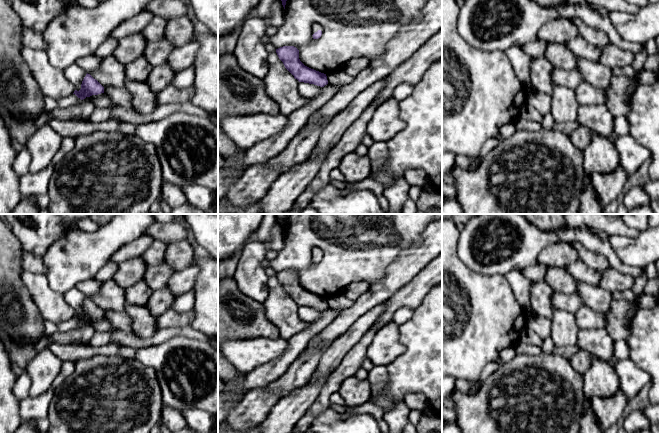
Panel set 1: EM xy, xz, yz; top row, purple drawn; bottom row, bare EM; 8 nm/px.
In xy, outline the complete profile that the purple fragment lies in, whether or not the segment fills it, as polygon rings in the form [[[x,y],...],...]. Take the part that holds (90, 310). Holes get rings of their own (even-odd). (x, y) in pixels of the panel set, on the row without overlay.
[[[87,297],[82,305],[81,313],[79,315],[75,314],[73,318],[83,324],[86,321],[98,319],[101,317],[104,317],[104,311],[90,298]]]

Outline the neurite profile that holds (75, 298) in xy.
[[[75,287],[67,291],[64,297],[66,302],[75,310],[75,314],[79,315],[82,305],[87,298],[86,295]]]

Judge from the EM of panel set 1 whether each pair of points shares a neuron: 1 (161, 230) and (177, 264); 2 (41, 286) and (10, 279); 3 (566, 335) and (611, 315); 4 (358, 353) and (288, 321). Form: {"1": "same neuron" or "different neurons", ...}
{"1": "same neuron", "2": "different neurons", "3": "same neuron", "4": "different neurons"}

